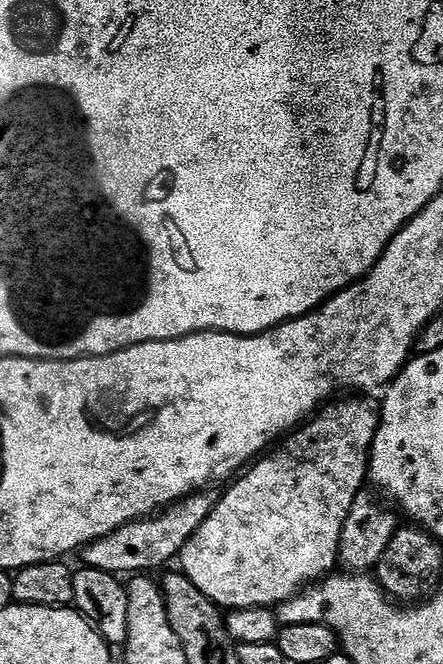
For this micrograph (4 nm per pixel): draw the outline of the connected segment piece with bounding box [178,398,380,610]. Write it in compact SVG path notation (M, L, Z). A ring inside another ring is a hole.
M340 398L340 401L338 400L329 403L311 422L305 423L299 430L293 431L275 450L269 451L263 458L257 459L231 485L233 488L221 500L217 499L213 503L212 513L206 518L206 522L202 522L202 526L198 526L198 530L192 535L190 542L186 542L186 546L181 550L178 564L184 575L190 578L190 582L194 582L194 586L198 586L198 590L202 590L202 594L206 594L206 598L210 598L212 604L216 604L222 610L272 608L273 606L285 604L287 600L291 600L305 586L325 579L335 569L332 567L337 567L340 555L340 535L344 529L346 518L350 514L350 506L354 506L354 498L358 498L358 494L369 479L372 443L376 437L376 431L380 428L380 408L368 401L371 399Z

